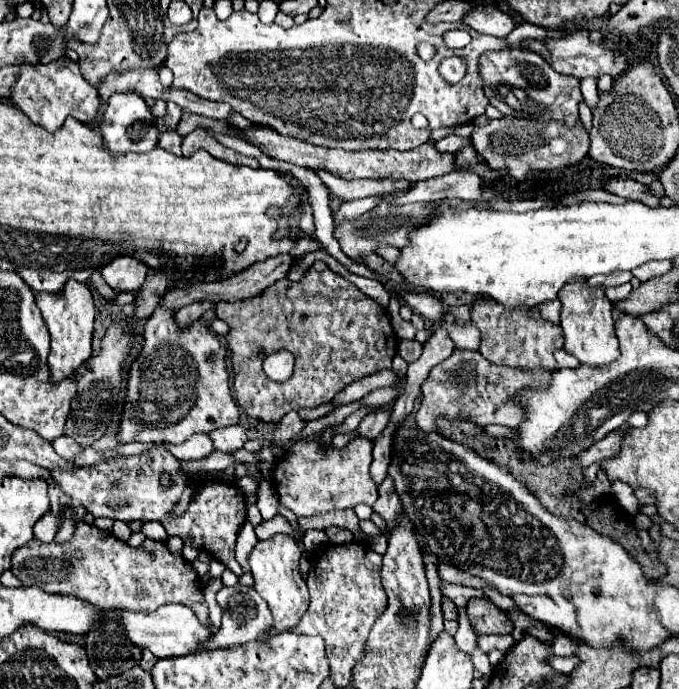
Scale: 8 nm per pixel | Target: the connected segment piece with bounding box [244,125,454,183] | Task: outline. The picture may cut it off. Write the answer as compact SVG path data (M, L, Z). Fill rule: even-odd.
M260 125L244 133L250 143L262 147L262 151L272 159L288 161L300 167L310 167L310 169L324 169L348 181L352 179L406 179L406 181L416 183L422 179L446 175L450 169L454 169L454 157L450 153L448 155L438 153L432 143L420 145L418 149L412 149L412 151L344 151L344 149L320 149L318 145L310 145L306 141L298 141L294 137L274 133L272 129L266 129Z

